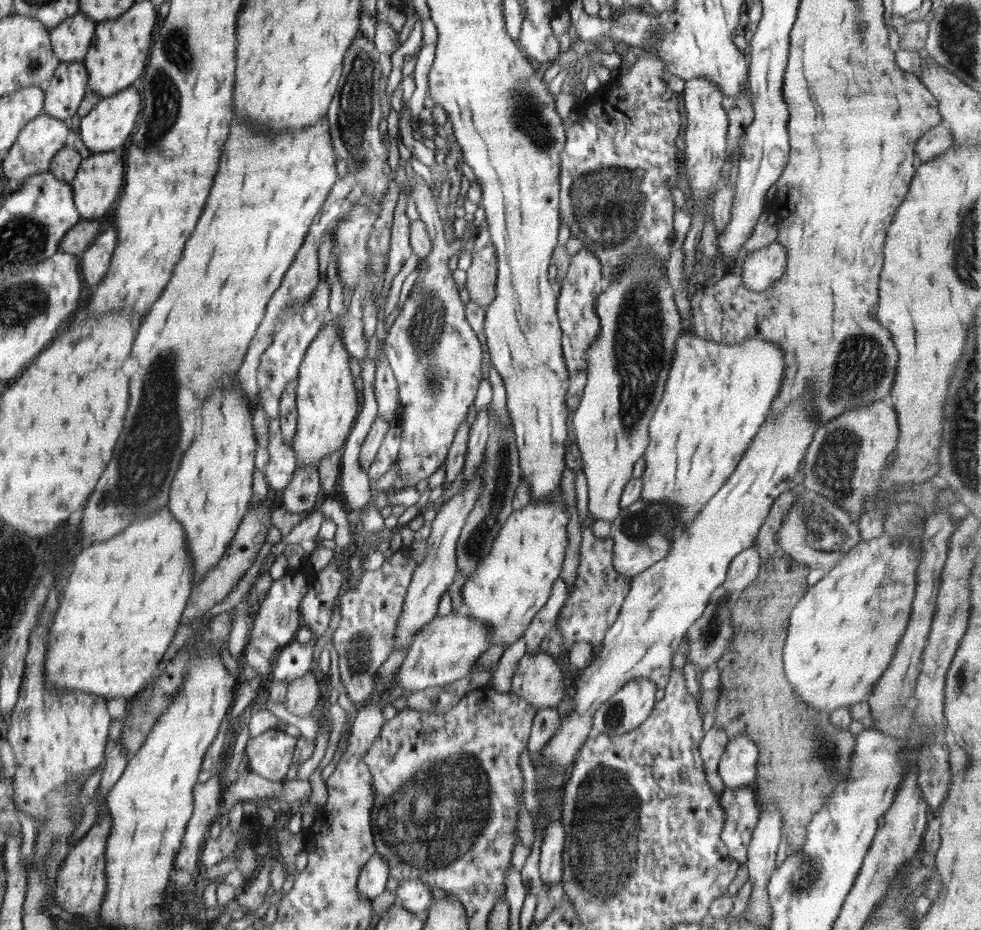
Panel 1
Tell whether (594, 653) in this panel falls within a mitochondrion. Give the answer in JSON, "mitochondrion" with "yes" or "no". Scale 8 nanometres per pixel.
{"mitochondrion":"no"}

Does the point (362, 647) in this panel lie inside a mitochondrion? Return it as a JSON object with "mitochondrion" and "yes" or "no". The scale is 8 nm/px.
{"mitochondrion":"yes"}

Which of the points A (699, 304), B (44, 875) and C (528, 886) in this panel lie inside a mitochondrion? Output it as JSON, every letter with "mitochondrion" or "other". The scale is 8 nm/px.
{"A":"other","B":"mitochondrion","C":"other"}

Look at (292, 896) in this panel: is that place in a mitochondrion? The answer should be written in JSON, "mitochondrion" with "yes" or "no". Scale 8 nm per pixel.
{"mitochondrion":"no"}

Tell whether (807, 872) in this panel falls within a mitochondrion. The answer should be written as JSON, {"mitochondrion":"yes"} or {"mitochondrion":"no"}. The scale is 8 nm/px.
{"mitochondrion":"yes"}

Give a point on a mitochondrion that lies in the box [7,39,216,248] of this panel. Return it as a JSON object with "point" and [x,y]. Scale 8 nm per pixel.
{"point":[33,66]}

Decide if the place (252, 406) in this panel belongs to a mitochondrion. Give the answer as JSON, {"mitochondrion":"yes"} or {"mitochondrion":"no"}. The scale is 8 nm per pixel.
{"mitochondrion":"no"}

